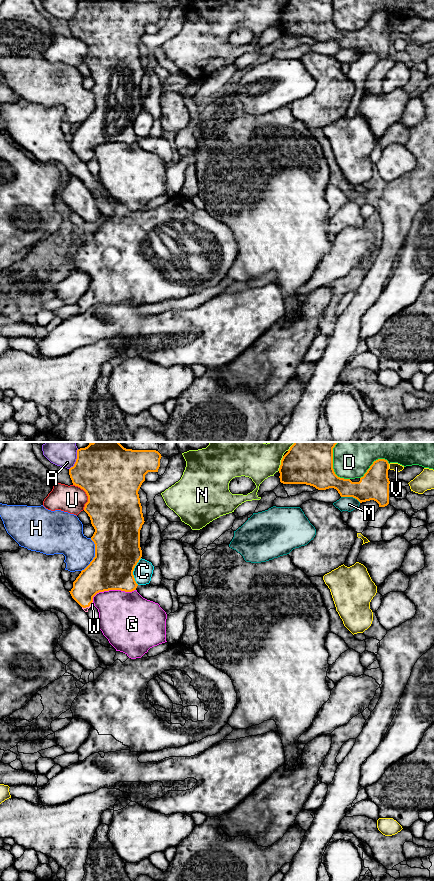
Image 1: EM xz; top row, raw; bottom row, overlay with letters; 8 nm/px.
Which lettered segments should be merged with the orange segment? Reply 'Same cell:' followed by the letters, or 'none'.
Same cell: W

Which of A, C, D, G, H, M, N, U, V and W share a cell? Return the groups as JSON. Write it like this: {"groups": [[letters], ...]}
{"groups": [["A"], ["C"], ["D"], ["G"], ["H"], ["M"], ["N"], ["U"], ["V"], ["W"]]}

